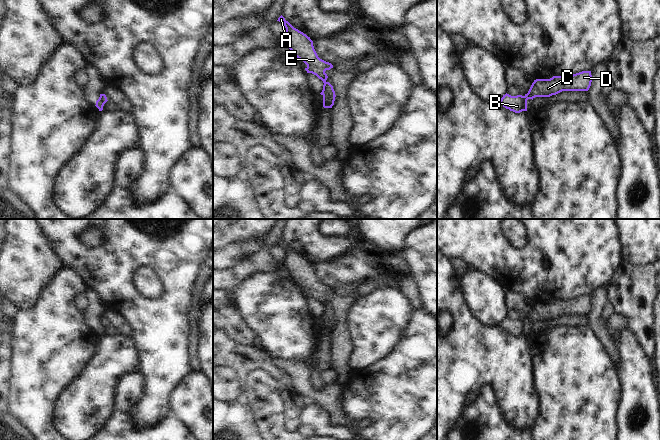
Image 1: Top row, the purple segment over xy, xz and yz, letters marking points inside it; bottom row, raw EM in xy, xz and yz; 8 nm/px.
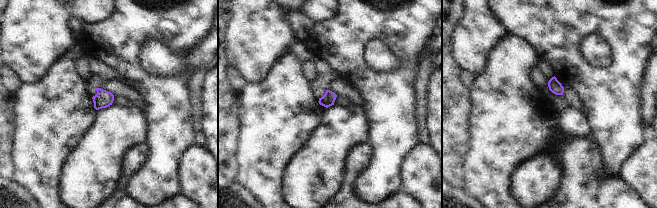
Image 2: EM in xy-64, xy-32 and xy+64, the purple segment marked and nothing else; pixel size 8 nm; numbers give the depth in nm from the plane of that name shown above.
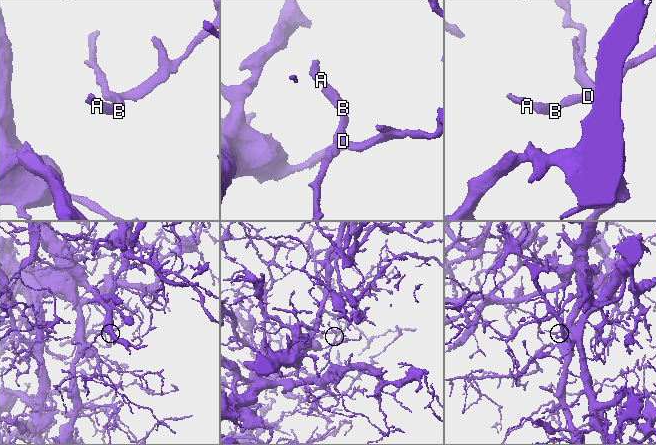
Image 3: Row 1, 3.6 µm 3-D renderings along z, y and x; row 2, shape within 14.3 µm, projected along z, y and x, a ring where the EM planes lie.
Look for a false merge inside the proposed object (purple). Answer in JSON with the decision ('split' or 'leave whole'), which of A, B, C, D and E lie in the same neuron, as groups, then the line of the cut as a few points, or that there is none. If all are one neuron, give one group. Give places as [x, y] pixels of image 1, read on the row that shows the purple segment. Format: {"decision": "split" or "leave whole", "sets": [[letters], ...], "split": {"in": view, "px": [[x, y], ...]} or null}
{"decision": "leave whole", "sets": [["A", "B", "C", "D", "E"]], "split": null}

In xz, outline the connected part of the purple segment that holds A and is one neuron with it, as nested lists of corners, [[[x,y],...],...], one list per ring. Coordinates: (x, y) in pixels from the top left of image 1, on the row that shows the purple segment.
[[[282,15],[277,21],[283,23],[286,28],[286,34],[283,37],[286,46],[307,65],[305,68],[307,73],[312,73],[323,81],[323,90],[320,93],[323,96],[323,107],[332,108],[336,95],[333,86],[326,81],[328,76],[325,71],[333,68],[333,65],[318,57],[310,37],[294,28]]]

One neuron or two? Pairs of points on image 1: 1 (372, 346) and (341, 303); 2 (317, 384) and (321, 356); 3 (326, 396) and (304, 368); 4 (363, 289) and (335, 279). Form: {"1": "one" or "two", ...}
{"1": "two", "2": "one", "3": "one", "4": "two"}

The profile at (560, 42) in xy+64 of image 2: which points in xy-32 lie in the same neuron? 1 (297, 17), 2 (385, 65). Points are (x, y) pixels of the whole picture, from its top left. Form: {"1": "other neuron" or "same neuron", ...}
{"1": "same neuron", "2": "other neuron"}

